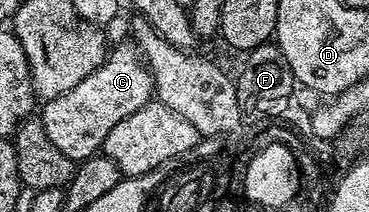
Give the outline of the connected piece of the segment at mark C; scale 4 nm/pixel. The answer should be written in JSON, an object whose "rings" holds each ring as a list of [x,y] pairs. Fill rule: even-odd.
{"rings":[[[126,40],[126,42],[119,43],[114,50],[112,47],[106,53],[105,63],[95,72],[91,72],[91,76],[79,80],[79,84],[75,84],[75,88],[71,88],[71,92],[63,92],[63,96],[48,99],[42,105],[45,107],[42,108],[41,114],[39,110],[39,120],[47,132],[47,140],[51,140],[51,144],[55,144],[55,148],[59,148],[59,152],[63,152],[63,156],[67,156],[74,164],[80,164],[83,159],[92,158],[104,147],[107,132],[111,132],[111,128],[115,128],[115,124],[119,124],[119,120],[127,120],[127,116],[131,116],[131,112],[139,112],[139,108],[146,106],[153,97],[153,78],[145,59],[134,43]]]}

